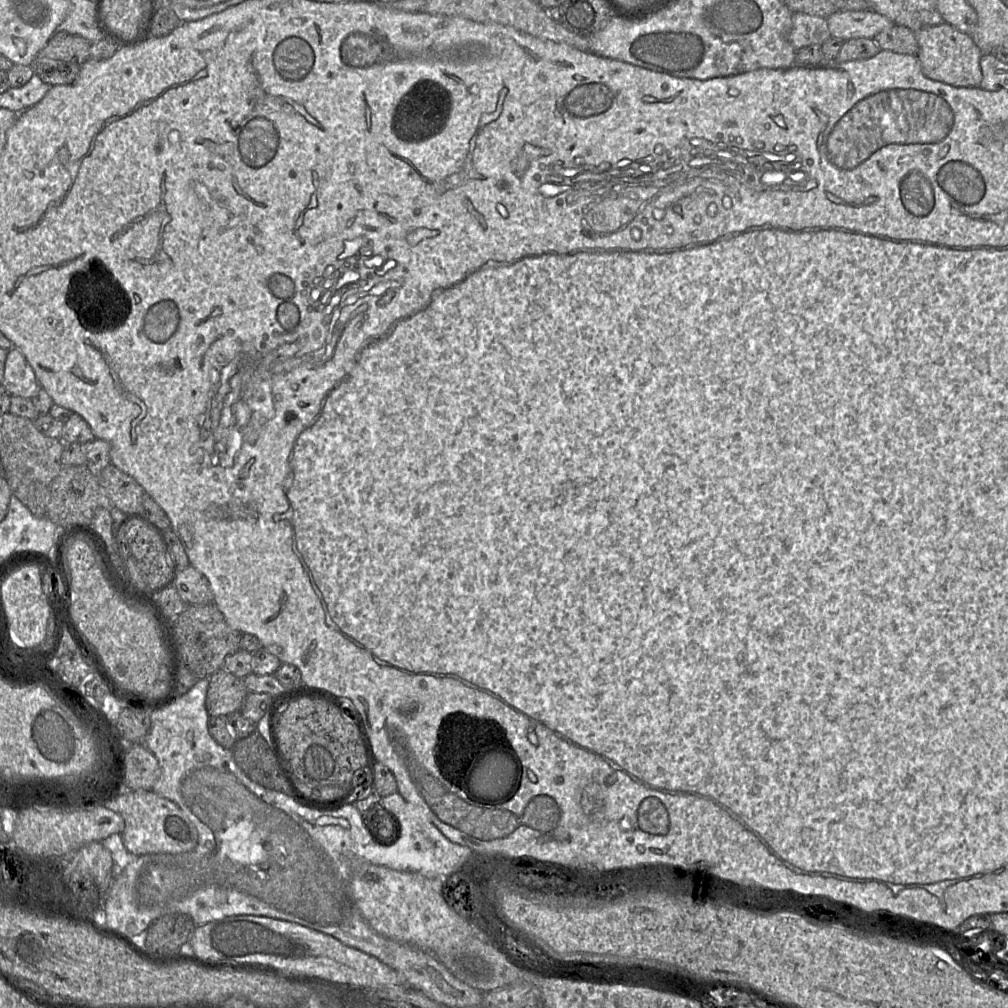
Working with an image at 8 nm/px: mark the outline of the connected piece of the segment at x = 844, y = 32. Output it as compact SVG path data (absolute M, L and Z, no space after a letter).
M871 9L852 11L837 10L826 18L831 37L843 41L852 38L873 39L894 23Z

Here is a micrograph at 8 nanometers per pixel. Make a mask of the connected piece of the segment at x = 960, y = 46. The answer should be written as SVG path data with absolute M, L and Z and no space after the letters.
M942 22L914 31L918 52L916 54L922 72L930 79L955 87L979 87L982 81L980 59L983 52L971 35L963 33L952 25Z

